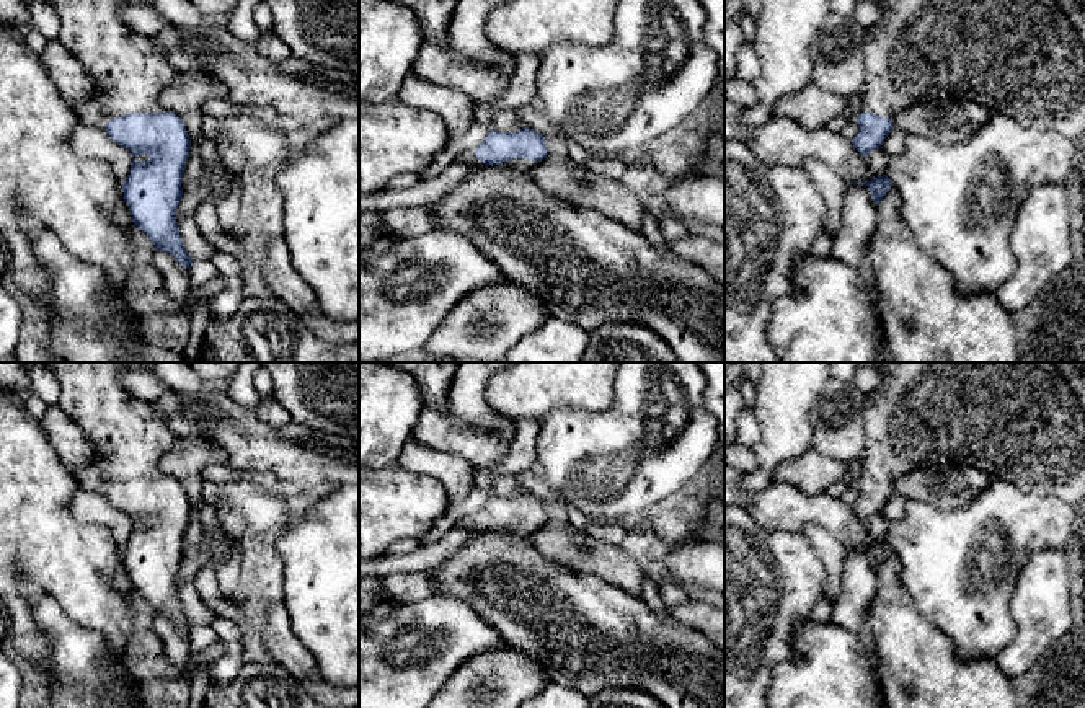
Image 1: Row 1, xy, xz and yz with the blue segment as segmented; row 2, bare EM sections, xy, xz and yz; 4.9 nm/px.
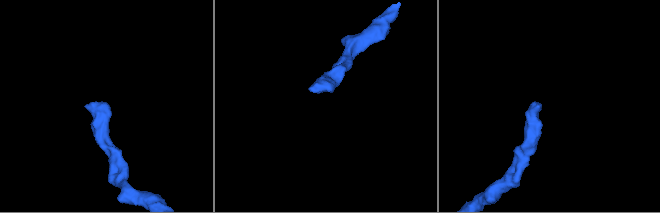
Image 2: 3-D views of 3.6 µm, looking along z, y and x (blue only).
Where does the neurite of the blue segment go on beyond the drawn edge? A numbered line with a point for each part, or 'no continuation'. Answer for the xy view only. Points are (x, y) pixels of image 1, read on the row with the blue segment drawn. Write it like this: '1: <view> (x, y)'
1: xy (128, 69)

